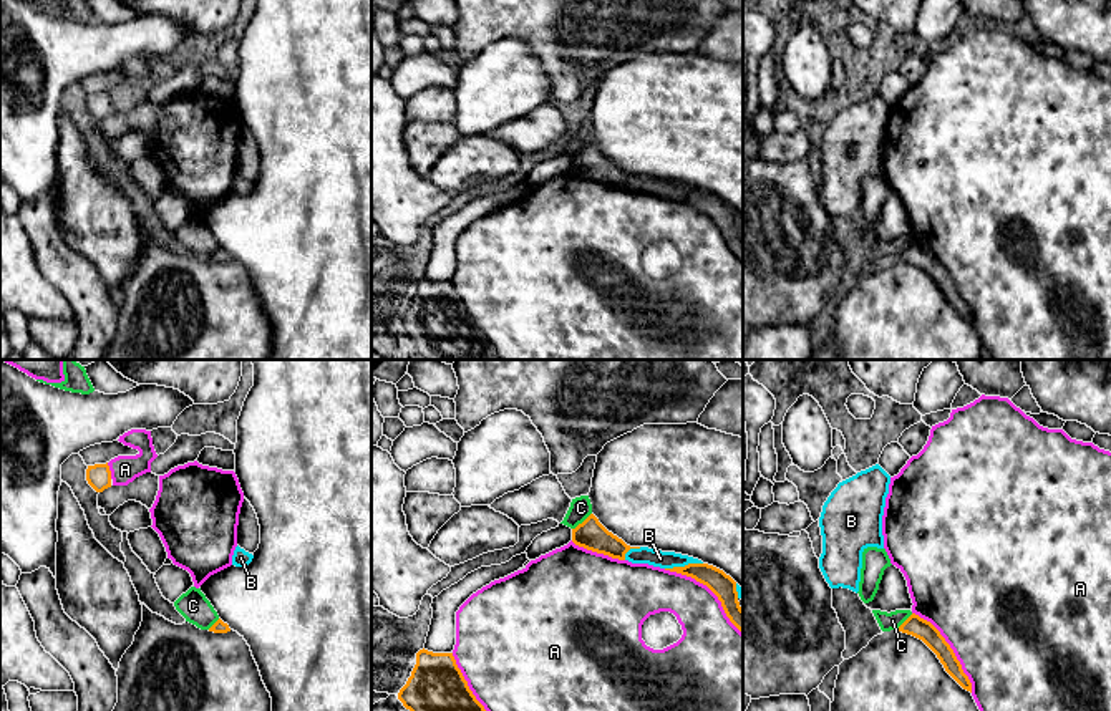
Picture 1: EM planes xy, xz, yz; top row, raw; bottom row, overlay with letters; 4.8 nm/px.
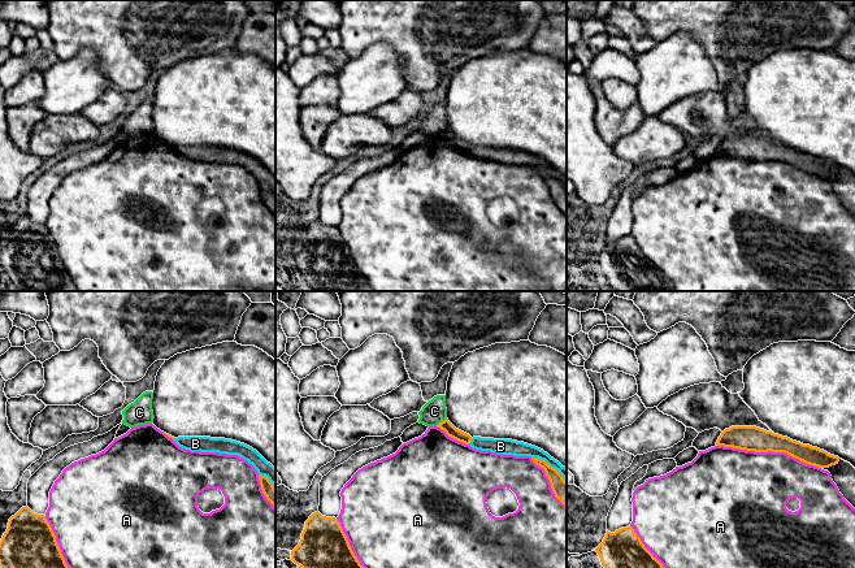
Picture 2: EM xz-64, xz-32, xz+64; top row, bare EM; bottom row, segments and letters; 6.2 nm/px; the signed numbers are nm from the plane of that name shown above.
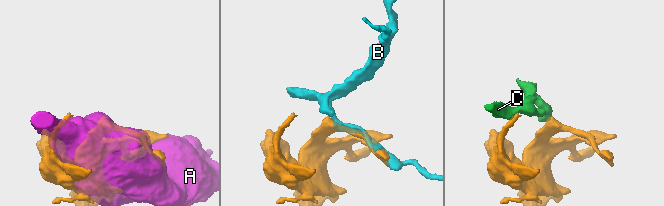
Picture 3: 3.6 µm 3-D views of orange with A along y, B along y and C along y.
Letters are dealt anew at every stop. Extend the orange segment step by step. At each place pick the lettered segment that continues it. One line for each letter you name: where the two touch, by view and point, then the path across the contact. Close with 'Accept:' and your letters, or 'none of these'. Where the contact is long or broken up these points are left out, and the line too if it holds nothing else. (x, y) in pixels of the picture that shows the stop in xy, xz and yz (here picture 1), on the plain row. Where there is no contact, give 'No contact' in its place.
Accept: none of these

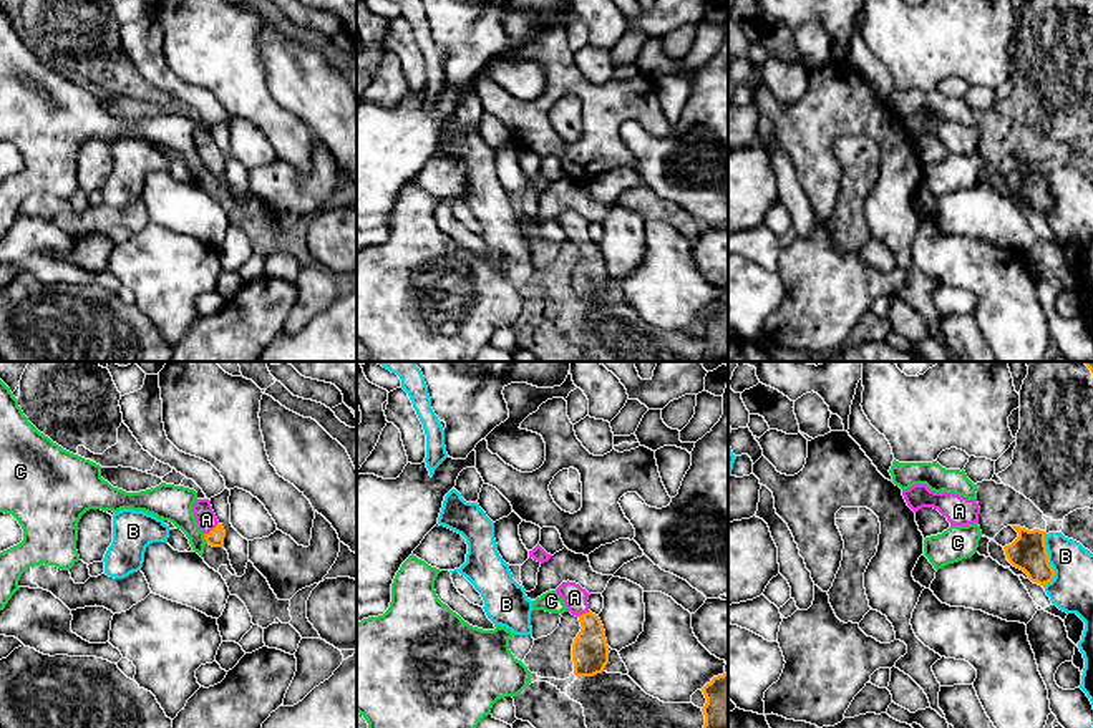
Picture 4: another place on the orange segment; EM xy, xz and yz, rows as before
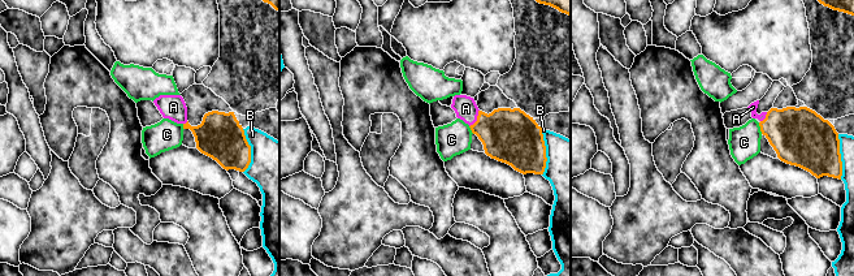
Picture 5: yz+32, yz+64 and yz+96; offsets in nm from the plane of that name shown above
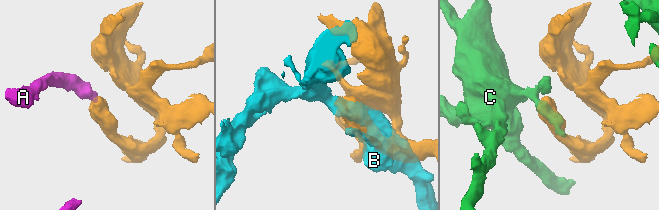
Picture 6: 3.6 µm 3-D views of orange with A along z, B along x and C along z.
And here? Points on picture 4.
A: Touches orange at xy (213, 158). Path across: xy (216, 165), (213, 158), (206, 148)
Accept: A

